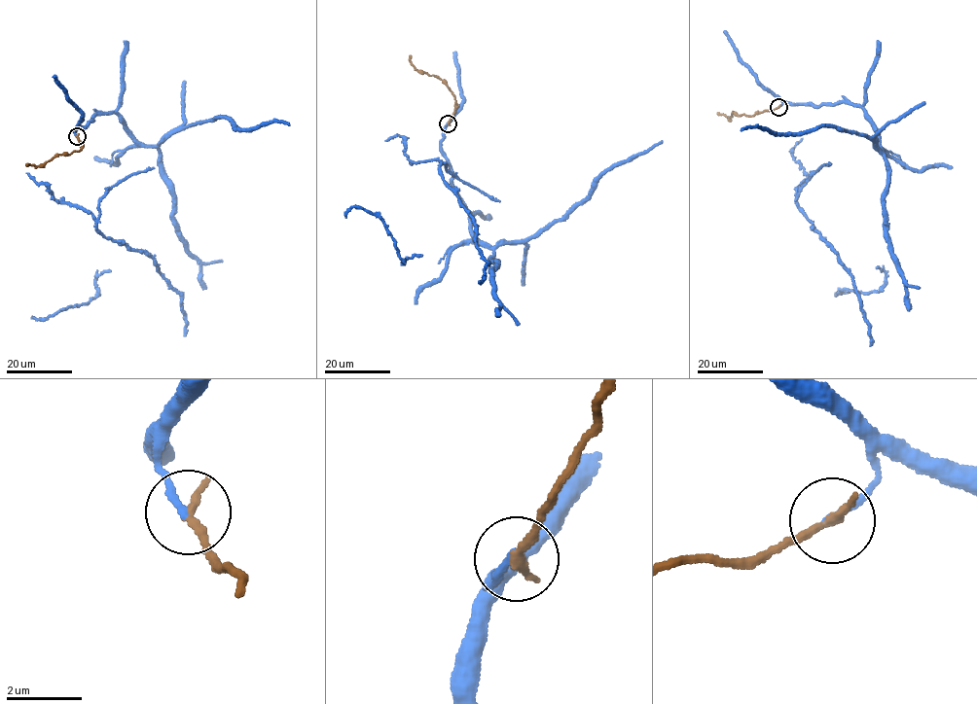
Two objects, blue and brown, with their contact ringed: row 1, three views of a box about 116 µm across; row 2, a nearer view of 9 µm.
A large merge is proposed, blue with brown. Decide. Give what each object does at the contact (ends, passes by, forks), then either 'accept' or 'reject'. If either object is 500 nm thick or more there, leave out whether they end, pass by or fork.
blue ends | brown ends | accept

